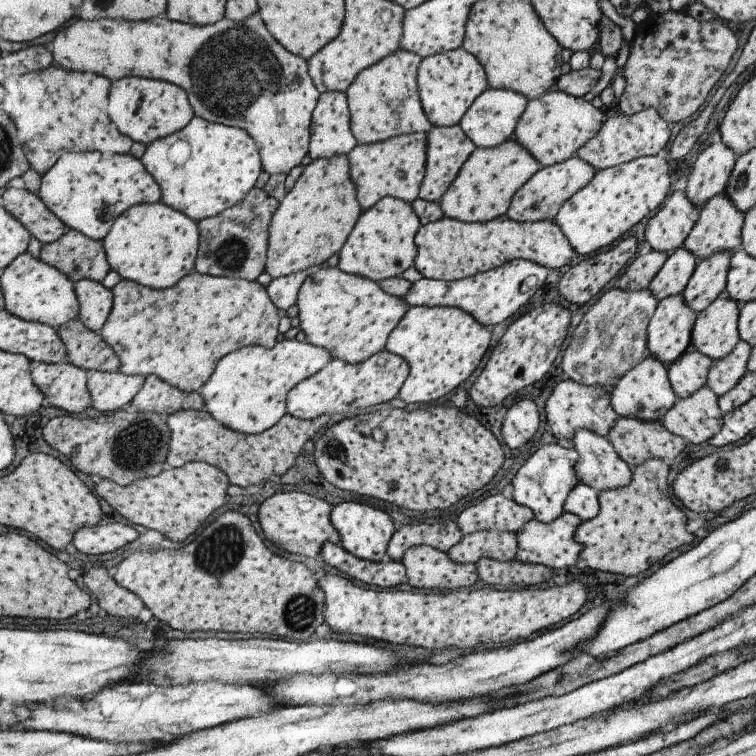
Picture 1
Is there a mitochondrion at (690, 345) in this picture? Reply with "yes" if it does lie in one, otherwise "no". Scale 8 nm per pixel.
no

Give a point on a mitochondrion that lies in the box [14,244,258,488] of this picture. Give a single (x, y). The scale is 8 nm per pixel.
(137, 447)

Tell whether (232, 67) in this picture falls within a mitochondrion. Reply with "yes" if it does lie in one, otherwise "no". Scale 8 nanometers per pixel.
yes

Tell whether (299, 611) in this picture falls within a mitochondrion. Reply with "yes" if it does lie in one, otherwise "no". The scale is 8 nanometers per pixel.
yes

